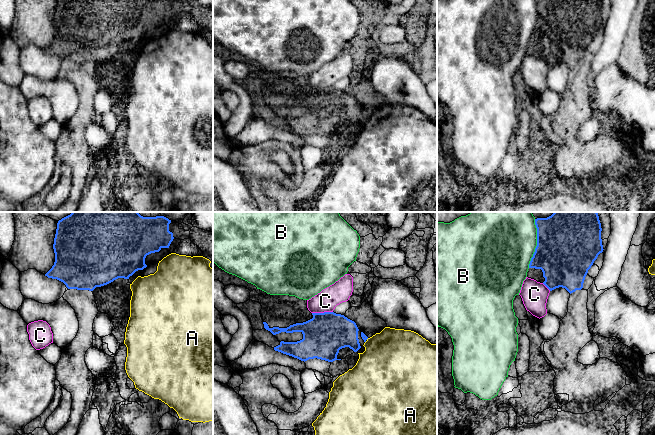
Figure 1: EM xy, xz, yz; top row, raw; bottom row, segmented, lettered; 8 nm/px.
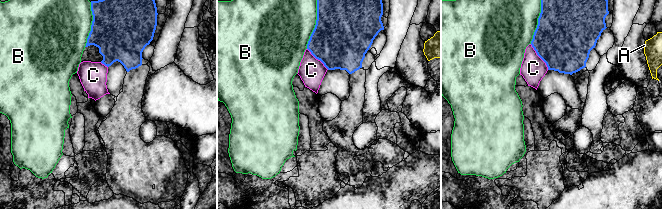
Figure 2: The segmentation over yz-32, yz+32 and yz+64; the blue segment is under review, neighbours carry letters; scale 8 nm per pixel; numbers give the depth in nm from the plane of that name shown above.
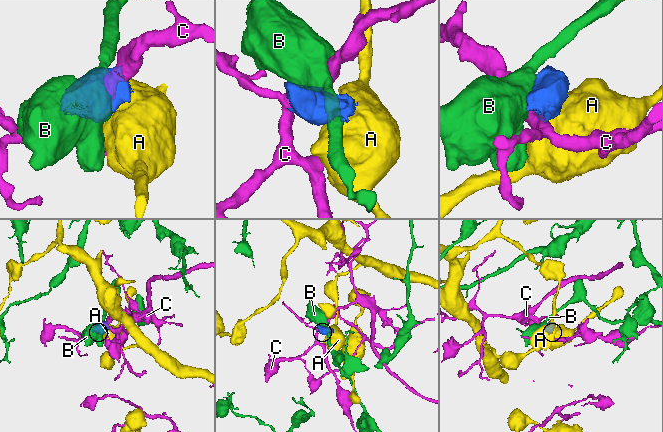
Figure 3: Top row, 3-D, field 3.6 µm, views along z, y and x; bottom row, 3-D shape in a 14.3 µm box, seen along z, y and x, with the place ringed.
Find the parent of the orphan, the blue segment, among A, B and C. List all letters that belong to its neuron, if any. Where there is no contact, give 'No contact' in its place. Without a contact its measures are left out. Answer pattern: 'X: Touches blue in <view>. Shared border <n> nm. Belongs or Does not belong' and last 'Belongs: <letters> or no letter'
A: No contact. Does not belong
B: Touches blue in yz. Shared border 360 nm. Does not belong
C: Touches blue in xz. Shared border 170 nm. Does not belong
Belongs: no letter

